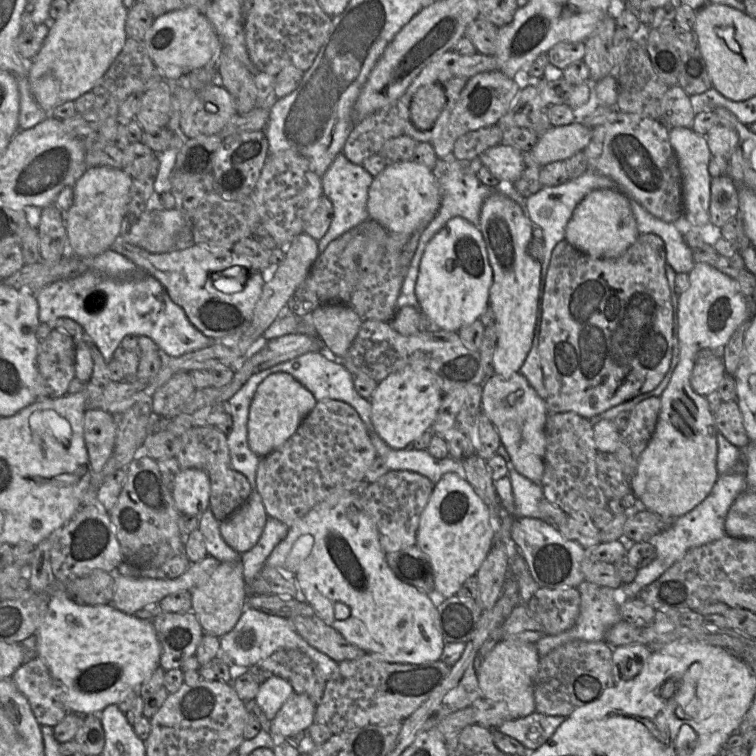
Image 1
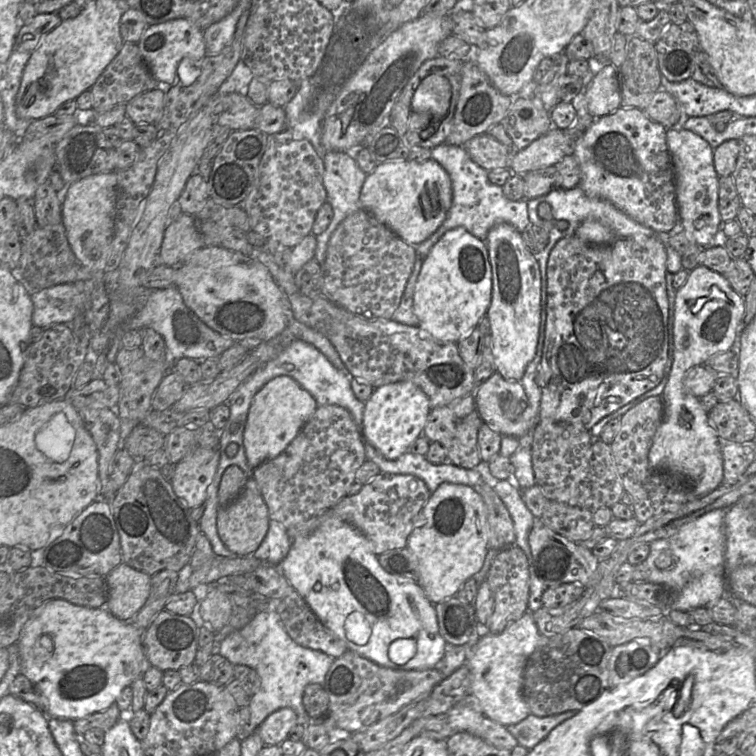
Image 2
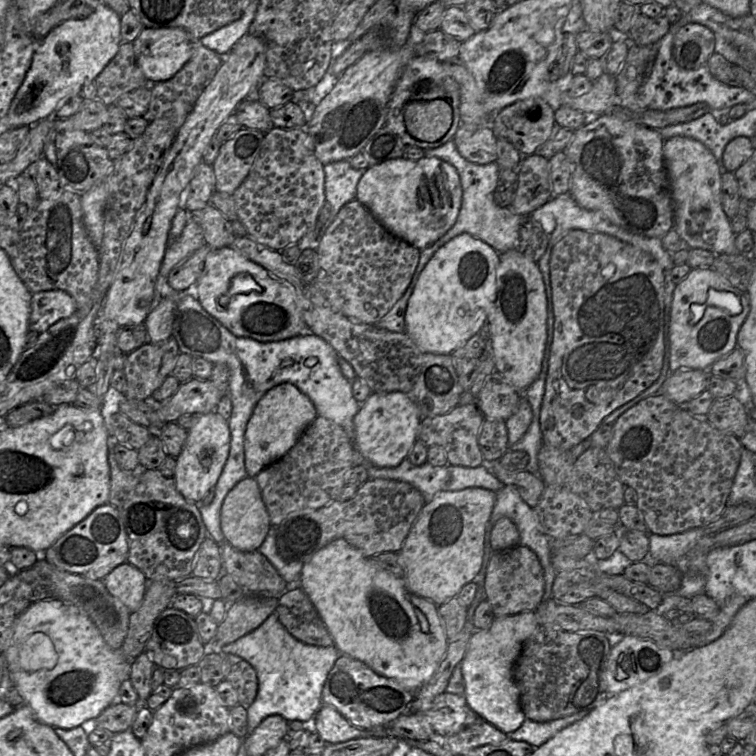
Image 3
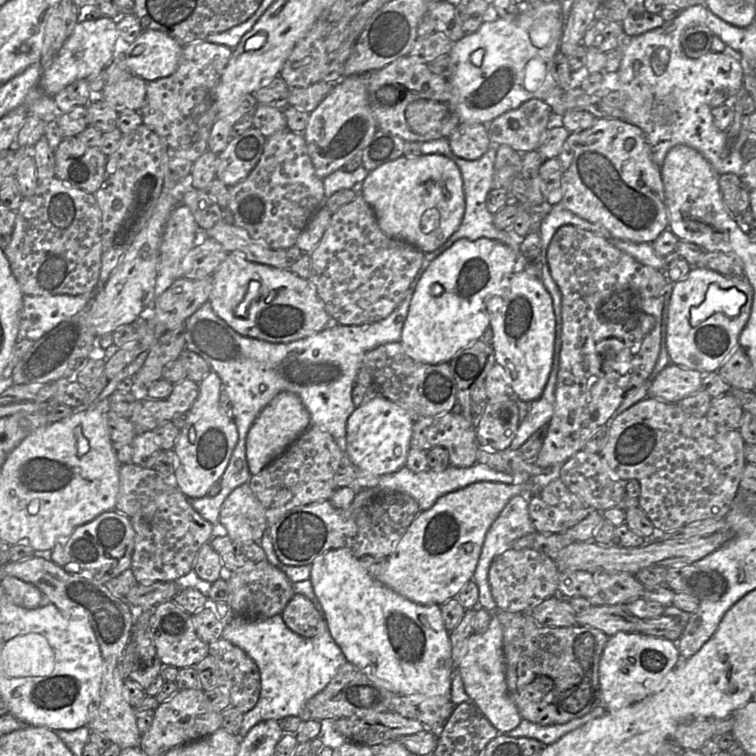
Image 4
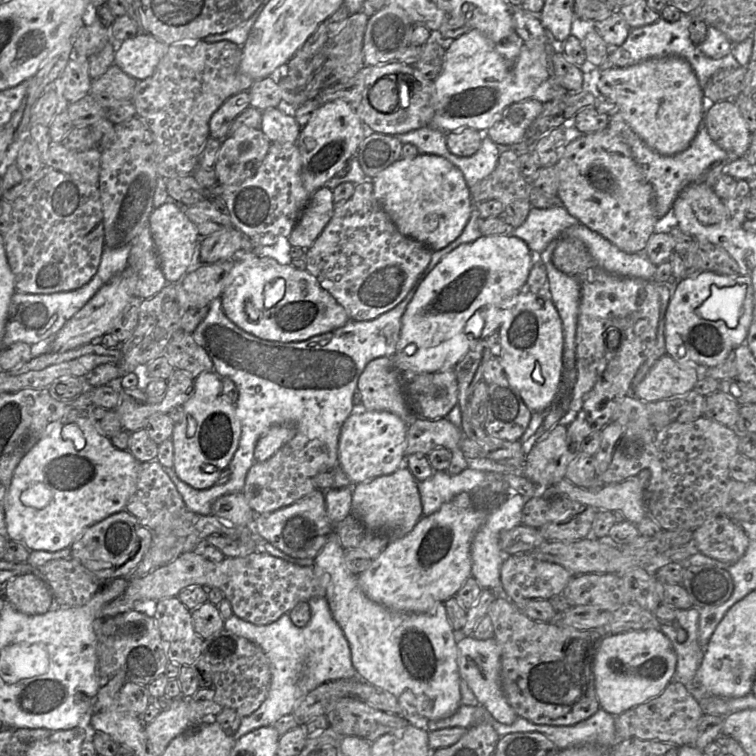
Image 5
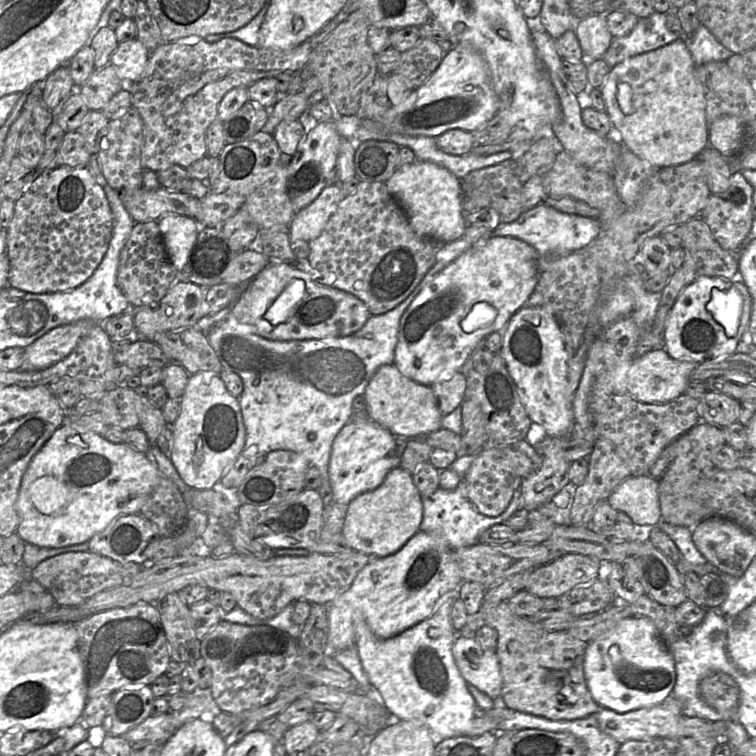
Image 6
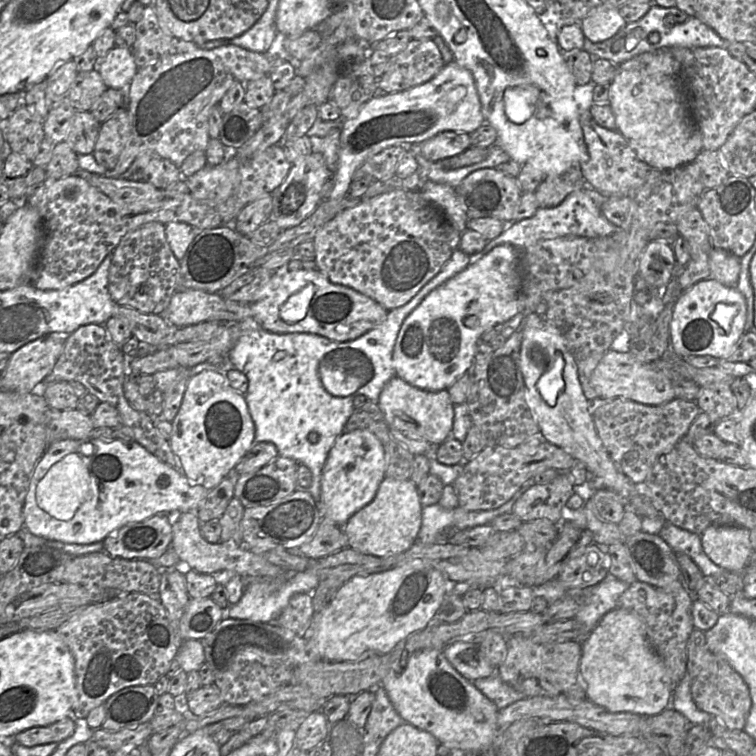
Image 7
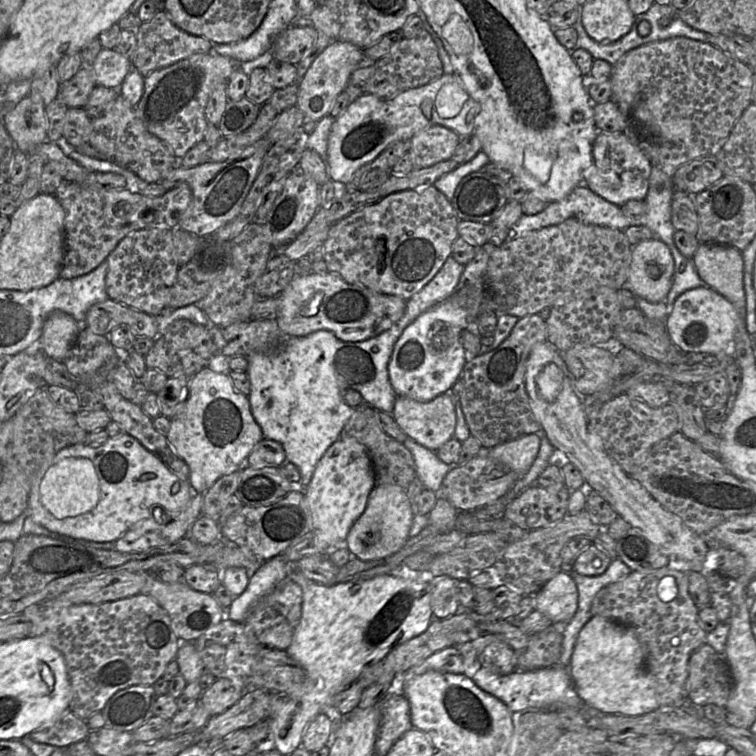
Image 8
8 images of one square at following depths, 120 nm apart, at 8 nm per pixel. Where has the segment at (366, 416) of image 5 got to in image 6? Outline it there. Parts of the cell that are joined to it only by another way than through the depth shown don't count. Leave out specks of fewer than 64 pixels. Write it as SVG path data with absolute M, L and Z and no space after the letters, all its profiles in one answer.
M373 420L349 421L332 444L328 472L334 501L348 505L356 496L378 488L387 474L400 466L400 445L404 441Z

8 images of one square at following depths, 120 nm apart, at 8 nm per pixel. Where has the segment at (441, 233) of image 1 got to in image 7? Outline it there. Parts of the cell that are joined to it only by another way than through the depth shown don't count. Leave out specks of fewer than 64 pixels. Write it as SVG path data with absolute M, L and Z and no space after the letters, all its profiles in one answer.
M510 244L495 246L427 294L402 323L392 355L395 375L416 388L437 392L466 374L481 335L522 313L520 251Z

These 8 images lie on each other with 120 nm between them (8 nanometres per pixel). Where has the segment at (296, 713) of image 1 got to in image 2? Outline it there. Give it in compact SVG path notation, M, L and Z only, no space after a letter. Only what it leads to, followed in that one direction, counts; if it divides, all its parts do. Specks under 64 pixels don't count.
M281 708L271 713L258 727L258 733L263 743L280 745L288 739L291 729L299 723L299 718L291 708Z

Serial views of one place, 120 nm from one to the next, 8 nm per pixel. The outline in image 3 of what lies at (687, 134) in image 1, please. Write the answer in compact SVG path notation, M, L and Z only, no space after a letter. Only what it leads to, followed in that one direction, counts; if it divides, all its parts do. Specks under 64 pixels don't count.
M674 136L665 140L663 156L674 206L674 229L684 246L708 250L716 255L737 253L731 219L725 214L721 202L723 169L712 152L698 140Z

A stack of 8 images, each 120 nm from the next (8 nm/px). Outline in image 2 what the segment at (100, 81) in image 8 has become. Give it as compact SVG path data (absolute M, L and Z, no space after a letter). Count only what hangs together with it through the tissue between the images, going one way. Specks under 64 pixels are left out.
M185 18L149 25L136 43L152 75L164 87L178 82L177 67L183 58L191 59L192 64L207 55L203 29Z

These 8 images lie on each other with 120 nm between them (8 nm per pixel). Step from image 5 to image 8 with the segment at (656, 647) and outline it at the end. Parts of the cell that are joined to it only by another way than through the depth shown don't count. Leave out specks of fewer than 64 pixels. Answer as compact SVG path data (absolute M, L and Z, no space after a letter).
M594 615L580 631L569 673L579 697L588 707L605 714L637 716L659 707L656 681L645 665L645 650L637 634L630 627Z

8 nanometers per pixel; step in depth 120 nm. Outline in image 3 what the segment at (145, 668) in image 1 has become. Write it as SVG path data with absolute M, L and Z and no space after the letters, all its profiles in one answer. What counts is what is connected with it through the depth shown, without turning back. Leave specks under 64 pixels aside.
M60 599L38 601L22 612L14 622L13 635L4 653L13 686L23 696L25 705L32 709L40 722L63 729L72 729L96 719L117 701L121 684L130 678L132 666L121 649L112 649L105 642L84 610Z

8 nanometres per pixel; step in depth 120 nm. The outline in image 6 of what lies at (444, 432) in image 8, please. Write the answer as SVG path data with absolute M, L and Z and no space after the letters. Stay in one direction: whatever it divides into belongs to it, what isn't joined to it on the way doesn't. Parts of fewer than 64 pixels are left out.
M394 364L377 369L363 396L370 418L400 439L411 439L442 428L443 415L432 388L404 376Z

